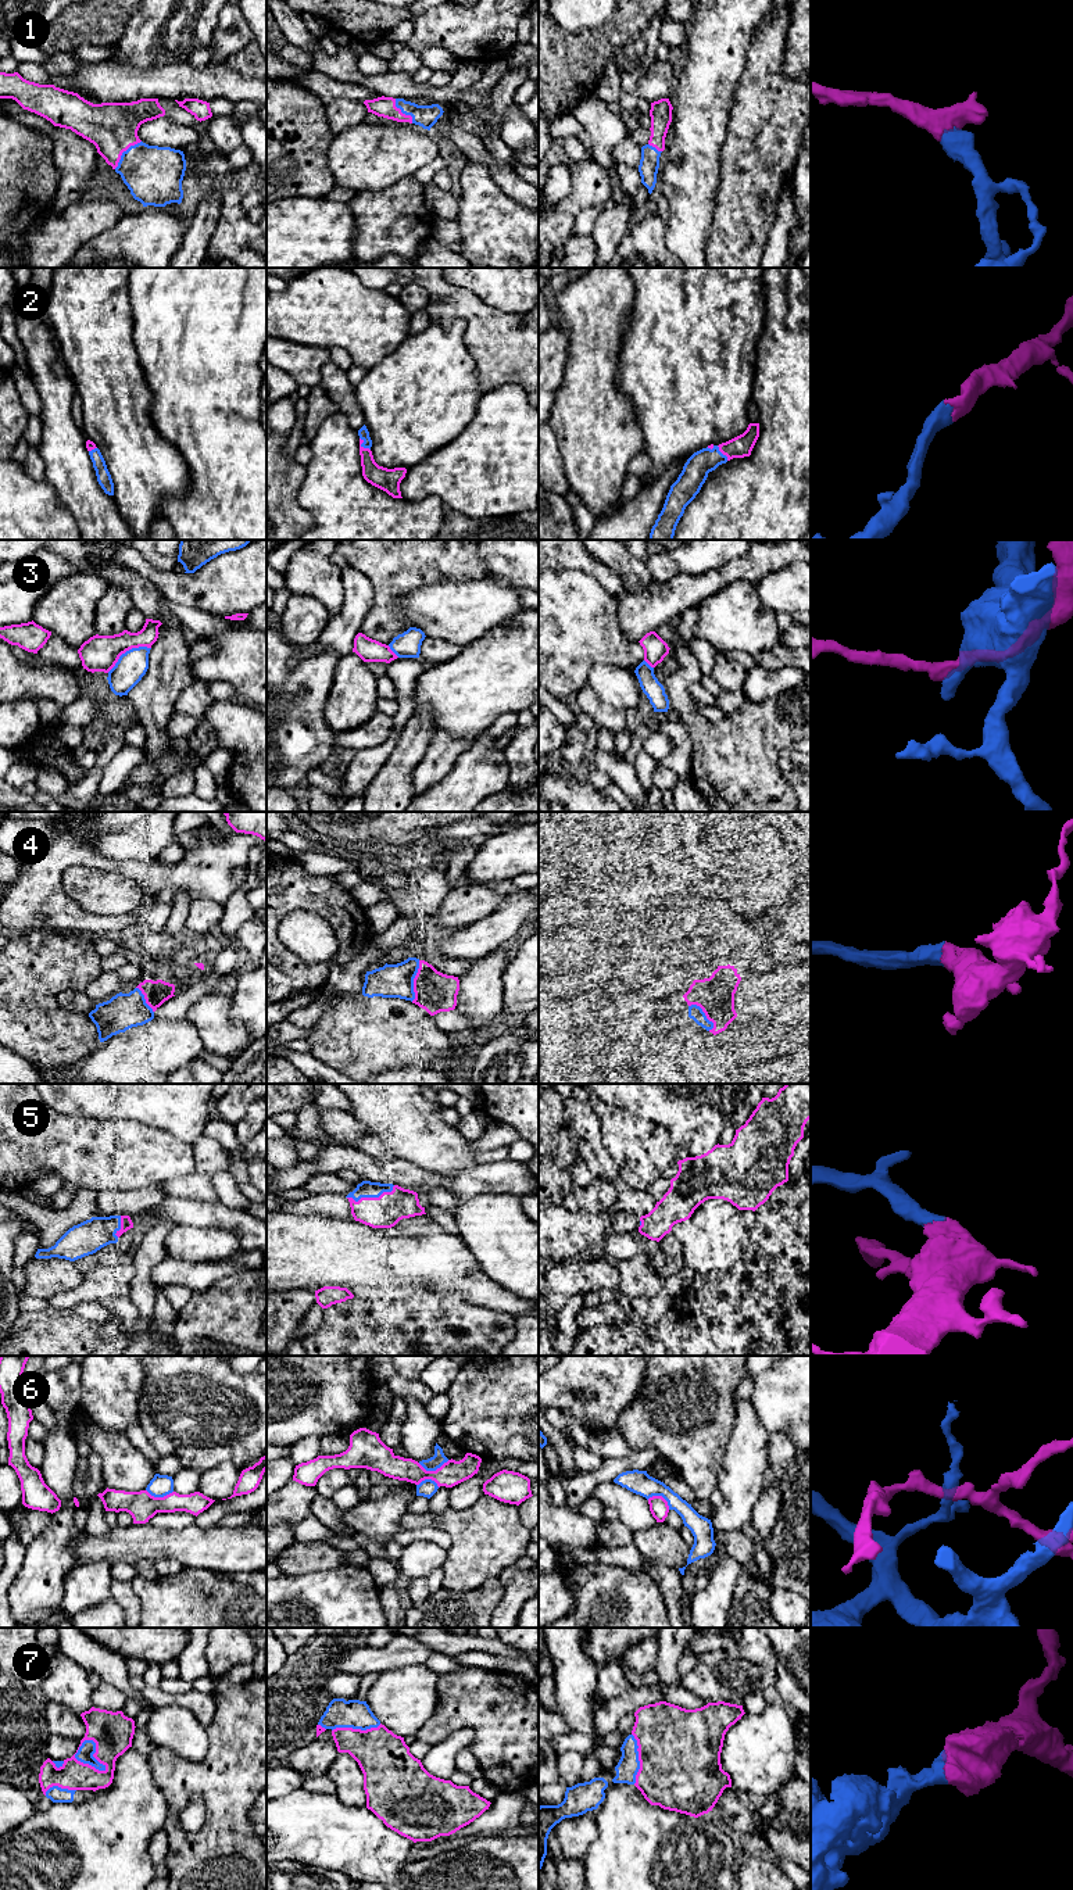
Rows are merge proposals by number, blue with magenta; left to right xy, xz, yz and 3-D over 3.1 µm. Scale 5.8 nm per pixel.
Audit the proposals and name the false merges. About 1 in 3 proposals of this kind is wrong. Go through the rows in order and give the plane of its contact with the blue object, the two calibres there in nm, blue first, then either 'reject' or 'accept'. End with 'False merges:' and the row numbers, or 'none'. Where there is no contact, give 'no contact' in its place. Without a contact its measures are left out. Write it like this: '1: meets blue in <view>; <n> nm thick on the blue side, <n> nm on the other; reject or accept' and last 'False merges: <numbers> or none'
1: meets blue in xy; 320 nm thick on the blue side, 280 nm on the other; accept
2: meets blue in xz; 60 nm thick on the blue side, 130 nm on the other; accept
3: meets blue in xy; 170 nm thick on the blue side, 200 nm on the other; reject
4: meets blue in xz; 190 nm thick on the blue side, 240 nm on the other; accept
5: meets blue in xz; 100 nm thick on the blue side, 190 nm on the other; accept
6: meets blue in xz; 80 nm thick on the blue side, 140 nm on the other; reject
7: meets blue in xy; 100 nm thick on the blue side, 240 nm on the other; accept
False merges: 3, 6

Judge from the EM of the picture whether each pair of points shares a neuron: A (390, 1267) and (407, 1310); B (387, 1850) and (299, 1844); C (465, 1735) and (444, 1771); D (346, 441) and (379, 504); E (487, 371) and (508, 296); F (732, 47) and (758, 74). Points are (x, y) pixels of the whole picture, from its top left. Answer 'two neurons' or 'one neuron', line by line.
A: two neurons
B: one neuron
C: one neuron
D: one neuron
E: two neurons
F: two neurons

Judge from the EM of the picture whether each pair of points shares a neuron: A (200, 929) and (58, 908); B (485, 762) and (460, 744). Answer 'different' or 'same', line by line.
A: different
B: different

